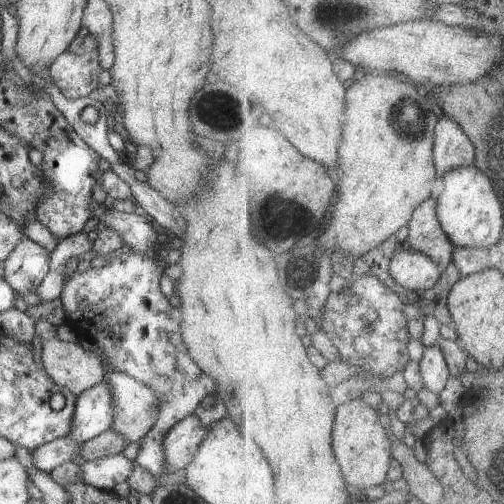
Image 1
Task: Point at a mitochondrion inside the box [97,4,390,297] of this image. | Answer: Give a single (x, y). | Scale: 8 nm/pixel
(220, 110)

